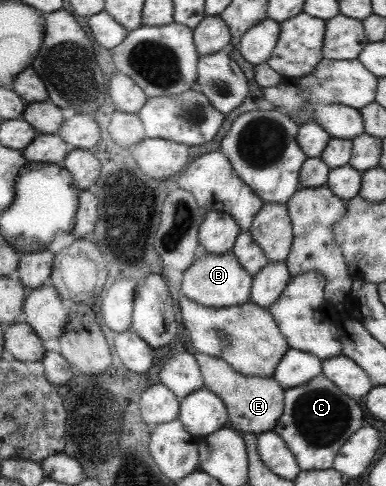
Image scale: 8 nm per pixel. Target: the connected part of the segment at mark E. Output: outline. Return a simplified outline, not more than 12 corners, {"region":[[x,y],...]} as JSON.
{"region":[[194,354],[203,388],[224,403],[228,426],[260,434],[282,414],[272,378],[243,376]]}

